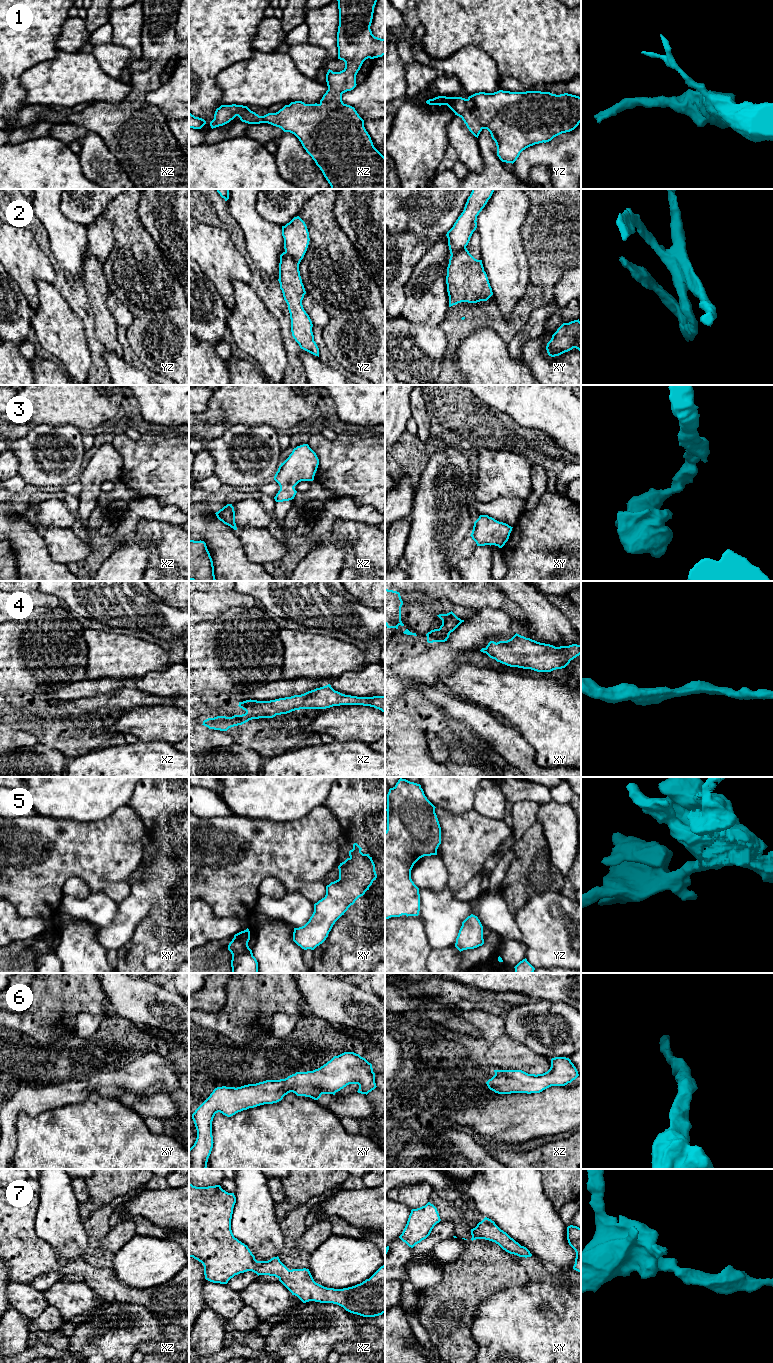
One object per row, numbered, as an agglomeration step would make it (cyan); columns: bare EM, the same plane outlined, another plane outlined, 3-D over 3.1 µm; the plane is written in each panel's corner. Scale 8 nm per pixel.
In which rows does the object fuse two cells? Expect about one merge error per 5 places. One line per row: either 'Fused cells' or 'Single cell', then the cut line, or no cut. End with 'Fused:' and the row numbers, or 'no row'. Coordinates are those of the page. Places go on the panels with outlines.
1: Single cell. No split
2: Single cell. No split
3: Single cell. No split
4: Single cell. No split
5: Single cell. No split
6: Single cell. No split
7: Single cell. No split
Fused: no row

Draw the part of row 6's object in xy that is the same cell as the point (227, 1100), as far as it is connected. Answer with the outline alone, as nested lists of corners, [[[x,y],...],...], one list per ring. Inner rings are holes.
[[[344,1052],[334,1056],[330,1061],[318,1069],[307,1072],[296,1072],[285,1079],[266,1080],[256,1084],[248,1084],[241,1087],[217,1087],[210,1096],[192,1114],[197,1138],[189,1149],[189,1169],[206,1169],[208,1158],[213,1148],[212,1121],[216,1113],[220,1112],[231,1117],[238,1112],[254,1108],[264,1104],[273,1104],[281,1101],[290,1092],[297,1096],[310,1097],[318,1100],[322,1094],[333,1094],[349,1084],[358,1084],[358,1093],[368,1094],[377,1086],[372,1064],[365,1058],[354,1052]]]

